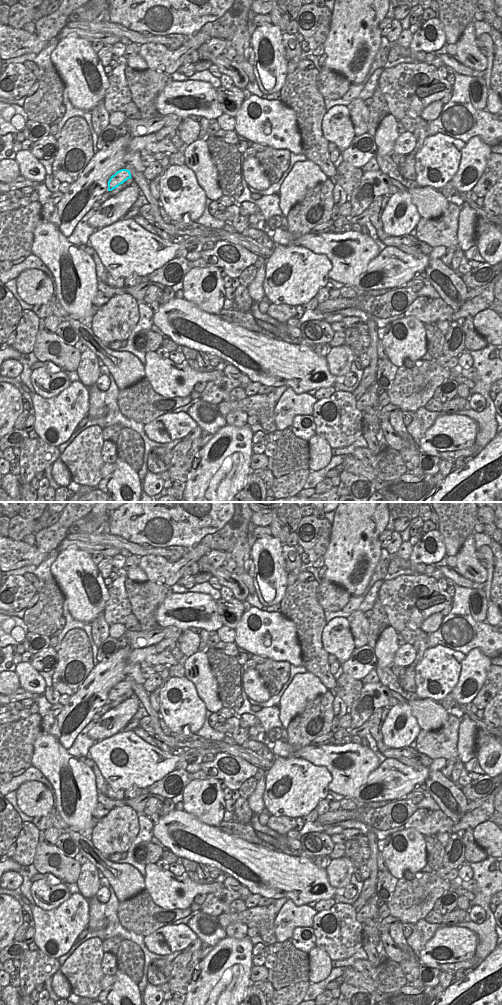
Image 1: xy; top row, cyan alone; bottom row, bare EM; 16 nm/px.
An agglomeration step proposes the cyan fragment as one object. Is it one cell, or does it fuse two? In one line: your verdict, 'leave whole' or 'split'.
leave whole

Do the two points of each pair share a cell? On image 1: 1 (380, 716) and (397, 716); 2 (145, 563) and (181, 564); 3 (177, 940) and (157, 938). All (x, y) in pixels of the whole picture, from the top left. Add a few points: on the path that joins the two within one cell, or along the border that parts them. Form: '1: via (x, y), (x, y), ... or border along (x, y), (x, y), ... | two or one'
1: border along (389, 709), (381, 729), (382, 739) | two
2: via (154, 566), (172, 567) | one
3: via (171, 938), (168, 938), (161, 931), (157, 932) | one

